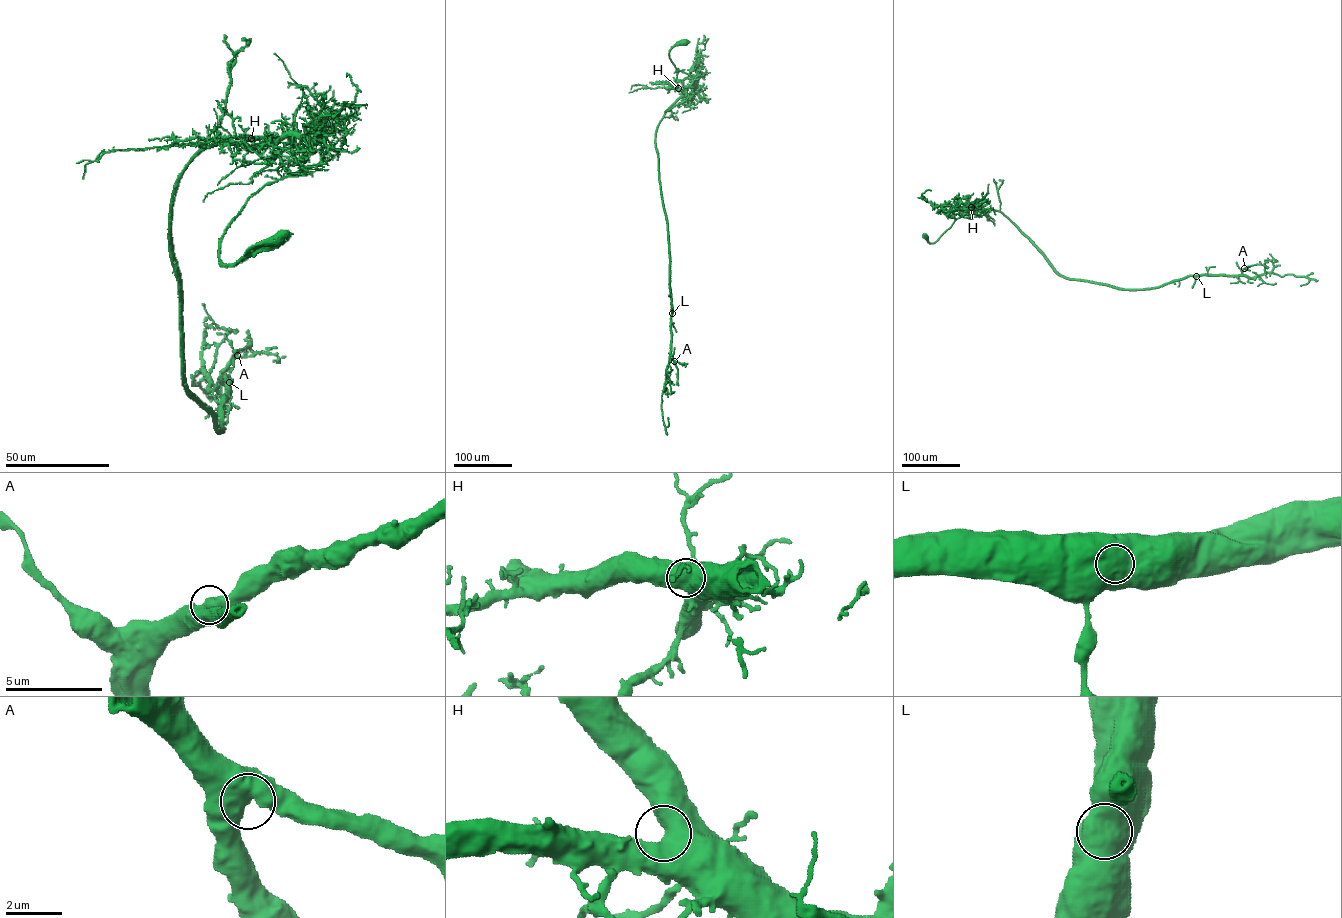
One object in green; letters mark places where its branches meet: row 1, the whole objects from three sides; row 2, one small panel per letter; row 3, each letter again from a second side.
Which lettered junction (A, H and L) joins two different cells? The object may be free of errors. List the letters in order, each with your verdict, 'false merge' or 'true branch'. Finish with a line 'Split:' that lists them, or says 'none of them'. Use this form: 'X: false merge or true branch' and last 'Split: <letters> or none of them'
A: true branch
H: true branch
L: true branch
Split: none of them

